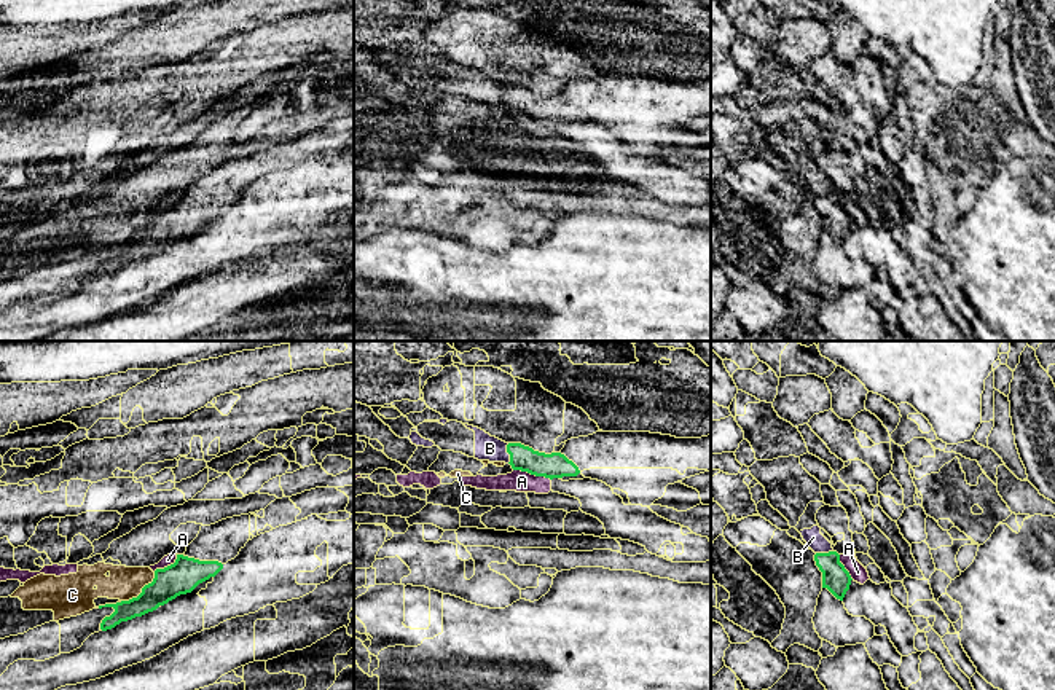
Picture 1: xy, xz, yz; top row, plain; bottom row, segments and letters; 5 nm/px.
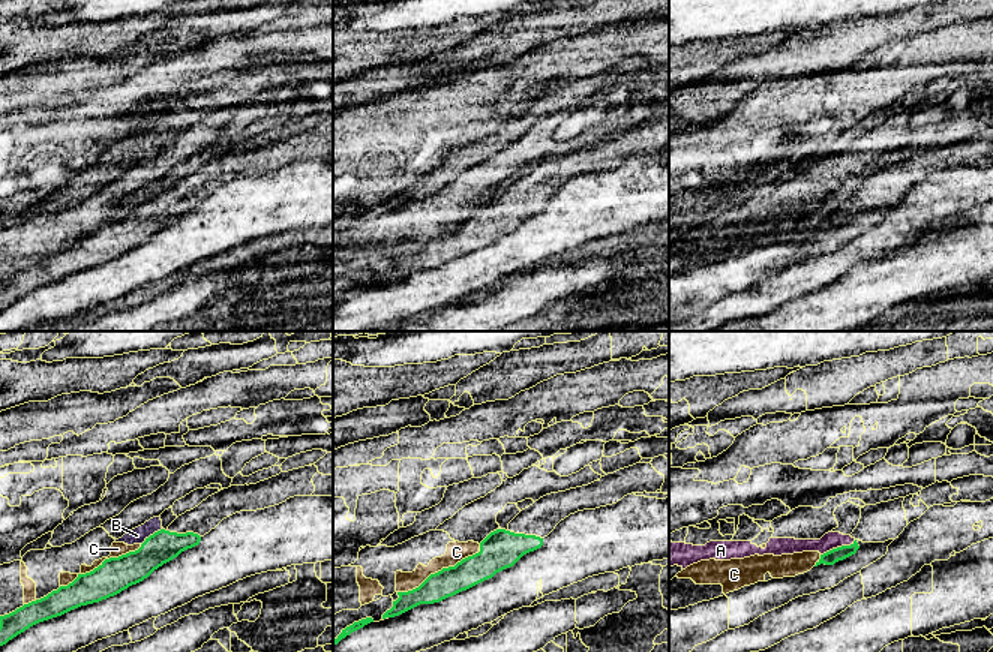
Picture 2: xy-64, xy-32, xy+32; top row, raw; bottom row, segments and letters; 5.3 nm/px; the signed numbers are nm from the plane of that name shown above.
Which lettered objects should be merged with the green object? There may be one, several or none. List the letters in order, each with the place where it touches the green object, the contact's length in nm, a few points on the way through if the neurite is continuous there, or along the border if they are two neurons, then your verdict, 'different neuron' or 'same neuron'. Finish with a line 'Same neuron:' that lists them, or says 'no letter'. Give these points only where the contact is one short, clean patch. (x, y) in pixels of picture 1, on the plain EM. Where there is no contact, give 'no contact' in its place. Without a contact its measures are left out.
A: meets green in xz at (533, 117); contact 200 nm long; border along xz (513, 112), (550, 123); different neuron
B: meets green in xz at (507, 94); contact 100 nm long; border along xz (507, 86), (509, 105); different neuron
C: meets green in xy at (142, 235); contact 220 nm long; different neuron
Same neuron: no letter

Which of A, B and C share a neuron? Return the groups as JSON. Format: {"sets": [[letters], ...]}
{"sets": [["A", "C"], ["B"]]}

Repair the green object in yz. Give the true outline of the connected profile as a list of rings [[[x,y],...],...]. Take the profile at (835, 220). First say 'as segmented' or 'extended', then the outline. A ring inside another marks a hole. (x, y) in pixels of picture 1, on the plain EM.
as segmented | [[[837,194],[816,196],[814,204],[822,215],[822,231],[827,231],[837,242],[843,244],[853,222],[840,206],[840,198]]]

